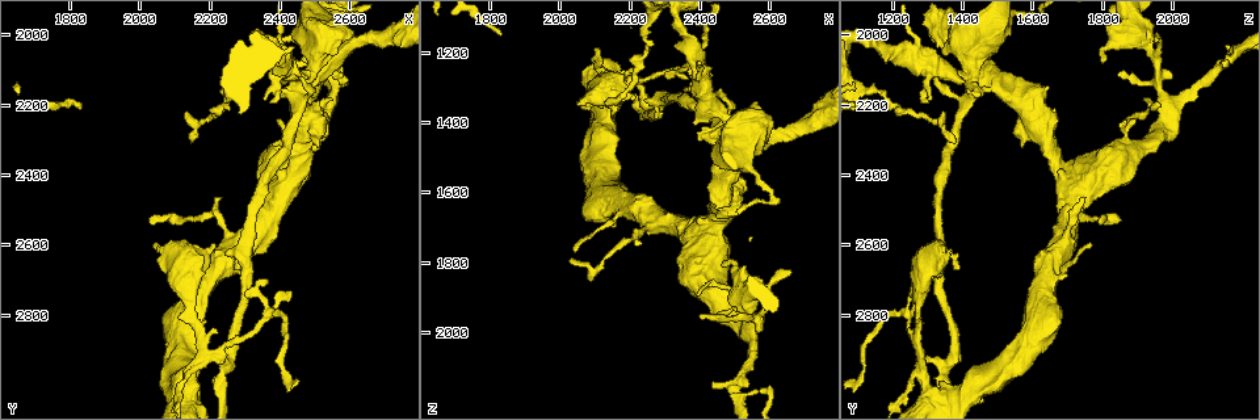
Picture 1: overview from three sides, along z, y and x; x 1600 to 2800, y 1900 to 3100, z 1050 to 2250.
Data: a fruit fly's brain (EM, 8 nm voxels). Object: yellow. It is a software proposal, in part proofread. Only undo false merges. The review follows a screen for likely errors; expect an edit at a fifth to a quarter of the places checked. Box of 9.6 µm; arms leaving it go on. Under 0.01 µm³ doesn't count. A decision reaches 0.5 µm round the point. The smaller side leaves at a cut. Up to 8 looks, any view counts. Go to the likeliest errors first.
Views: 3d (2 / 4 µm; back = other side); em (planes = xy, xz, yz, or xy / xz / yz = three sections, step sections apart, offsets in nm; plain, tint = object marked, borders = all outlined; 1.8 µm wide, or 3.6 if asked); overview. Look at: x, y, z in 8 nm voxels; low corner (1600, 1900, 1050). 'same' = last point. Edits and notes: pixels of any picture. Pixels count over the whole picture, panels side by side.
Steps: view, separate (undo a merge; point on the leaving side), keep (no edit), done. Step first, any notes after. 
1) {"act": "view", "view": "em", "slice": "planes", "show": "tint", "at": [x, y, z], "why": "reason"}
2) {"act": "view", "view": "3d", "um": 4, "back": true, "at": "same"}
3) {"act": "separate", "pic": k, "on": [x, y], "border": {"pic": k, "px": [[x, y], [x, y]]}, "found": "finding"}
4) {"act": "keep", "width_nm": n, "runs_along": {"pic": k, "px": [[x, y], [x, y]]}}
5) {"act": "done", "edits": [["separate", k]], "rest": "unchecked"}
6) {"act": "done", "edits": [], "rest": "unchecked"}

{"act": "view", "view": "3d", "um": 2, "back": true, "at": [2520, 2260, 1970], "why": "side arm on a straight run"}

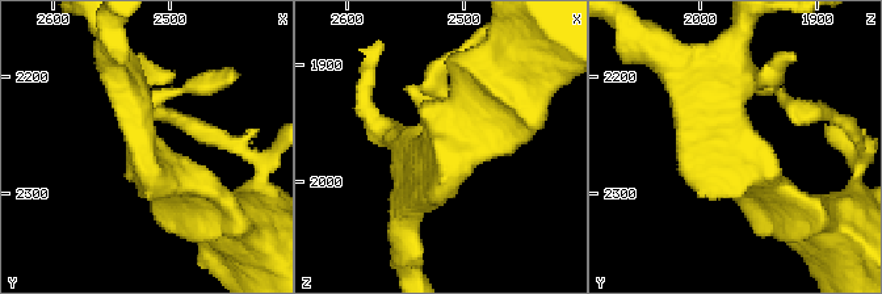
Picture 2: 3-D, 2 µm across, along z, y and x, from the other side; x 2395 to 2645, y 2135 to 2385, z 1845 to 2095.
{"act": "view", "view": "em", "slice": "yz", "step": 16, "show": "tint", "at": [2522, 2256, 1974]}

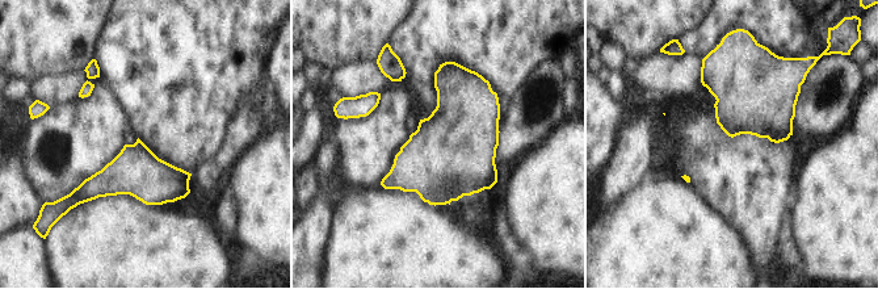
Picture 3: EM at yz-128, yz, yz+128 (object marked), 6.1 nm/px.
{"act": "view", "view": "em", "slice": "planes", "show": "borders", "at": "same", "why": "cut it another way"}

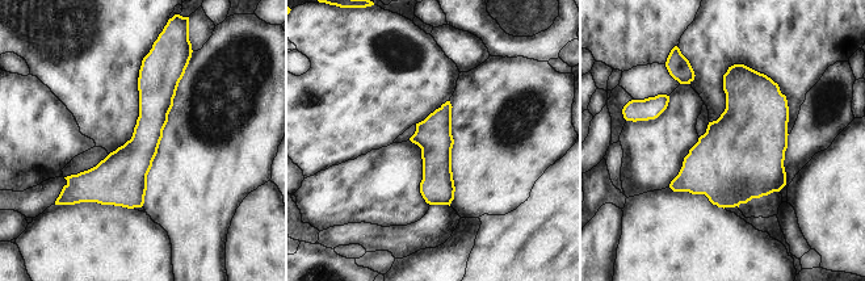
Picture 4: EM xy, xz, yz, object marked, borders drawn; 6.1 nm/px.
{"act": "keep", "width_nm": 220, "runs_along": {"pic": 4, "px": [[146, 66], [147, 135], [83, 198]]}, "found": "one neuron here"}

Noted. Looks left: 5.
{"act": "view", "view": "3d", "um": 2, "at": [2170, 2930, 1280], "why": "looks like a crossing"}

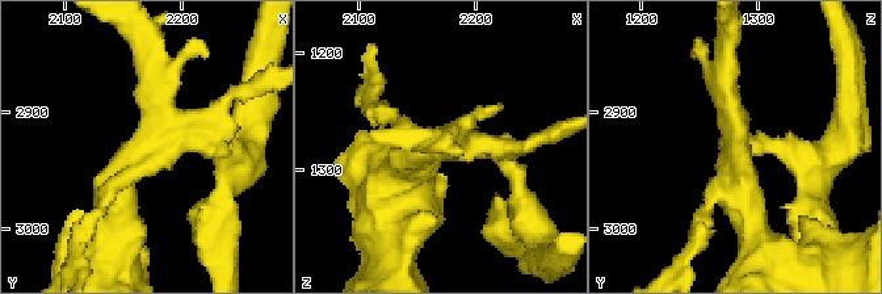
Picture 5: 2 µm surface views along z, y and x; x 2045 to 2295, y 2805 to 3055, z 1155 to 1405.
{"act": "view", "view": "em", "slice": "xy", "step": 16, "show": "tint", "at": [2174, 2922, 1280], "why": "need the tissue"}

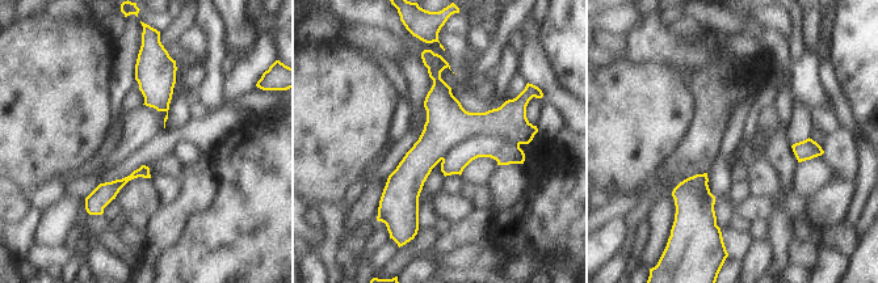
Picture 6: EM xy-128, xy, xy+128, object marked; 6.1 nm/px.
{"act": "separate", "pic": 6, "on": [505, 151], "width_nm": 360, "border": {"pic": 6, "px": [[519, 143], [483, 131], [441, 159]]}, "found": "a second neuron is stuck on"}

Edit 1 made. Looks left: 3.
{"act": "view", "view": "overview", "why": "redraw"}

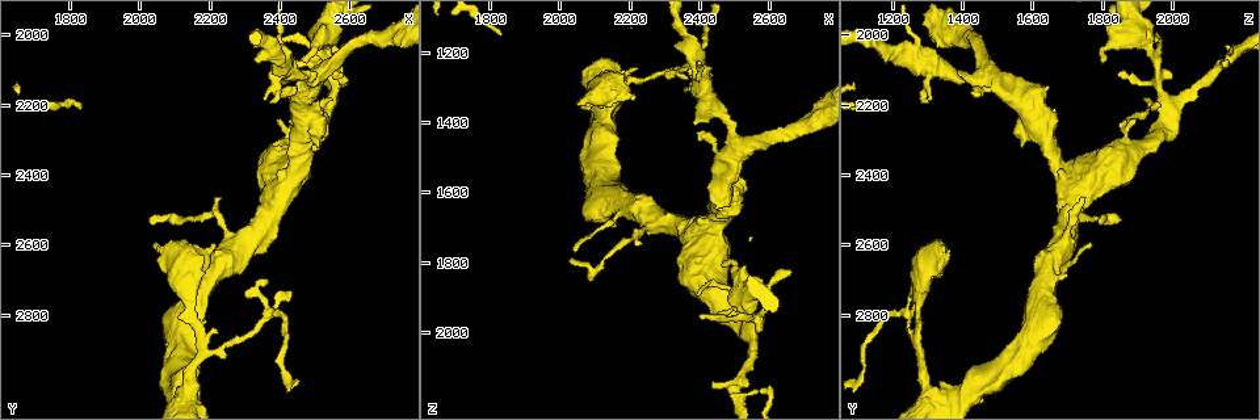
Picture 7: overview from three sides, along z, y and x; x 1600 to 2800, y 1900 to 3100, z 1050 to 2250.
{"act": "view", "view": "em", "slice": "planes", "show": "tint", "at": [2510, 2040, 2190], "why": "abrupt turn"}

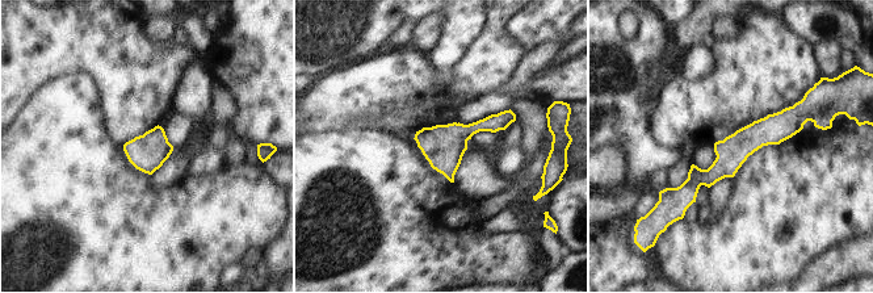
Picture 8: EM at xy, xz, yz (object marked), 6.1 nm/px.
{"act": "keep", "runs_along": {"pic": 8, "px": [[802, 105], [710, 176], [671, 191]]}, "found": "continuous, no second neuron"}

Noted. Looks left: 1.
{"act": "done", "edits": [["separate", 6]], "rest": "unchecked"}

